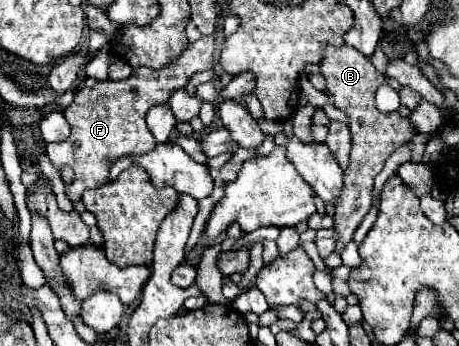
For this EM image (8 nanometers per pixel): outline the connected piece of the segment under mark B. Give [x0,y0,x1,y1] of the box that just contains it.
[321,45,415,255]

